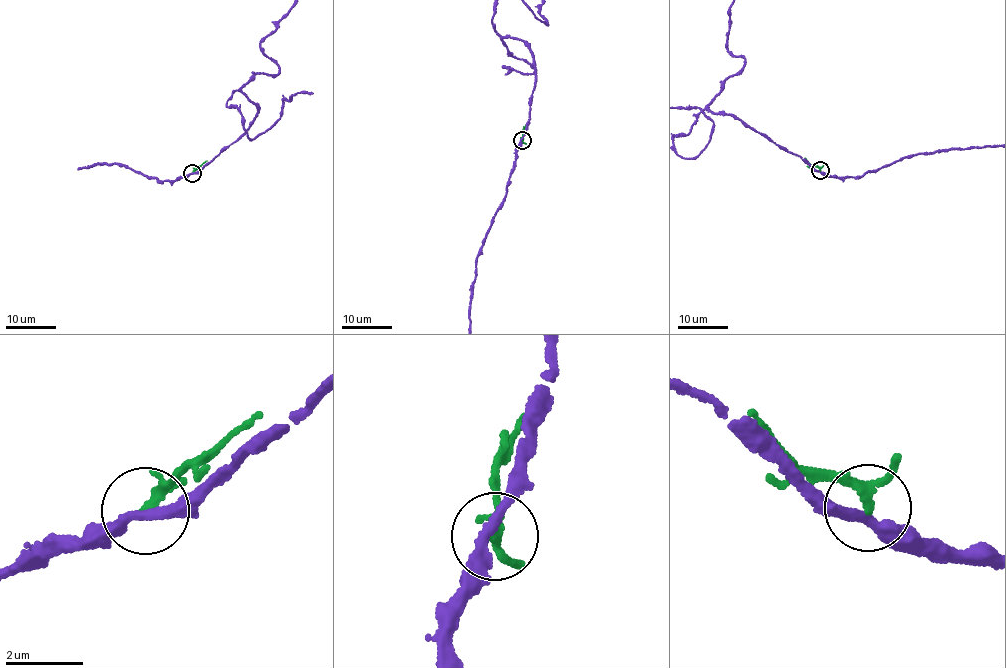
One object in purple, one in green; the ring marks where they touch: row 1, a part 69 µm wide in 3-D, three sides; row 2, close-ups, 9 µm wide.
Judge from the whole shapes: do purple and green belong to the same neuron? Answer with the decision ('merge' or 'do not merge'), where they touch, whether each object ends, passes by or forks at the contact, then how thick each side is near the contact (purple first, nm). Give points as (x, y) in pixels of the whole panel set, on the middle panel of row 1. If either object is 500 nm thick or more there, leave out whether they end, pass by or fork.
do not merge; place (522, 140); purple passes by; green forks; calibres 240 and 160 nm

